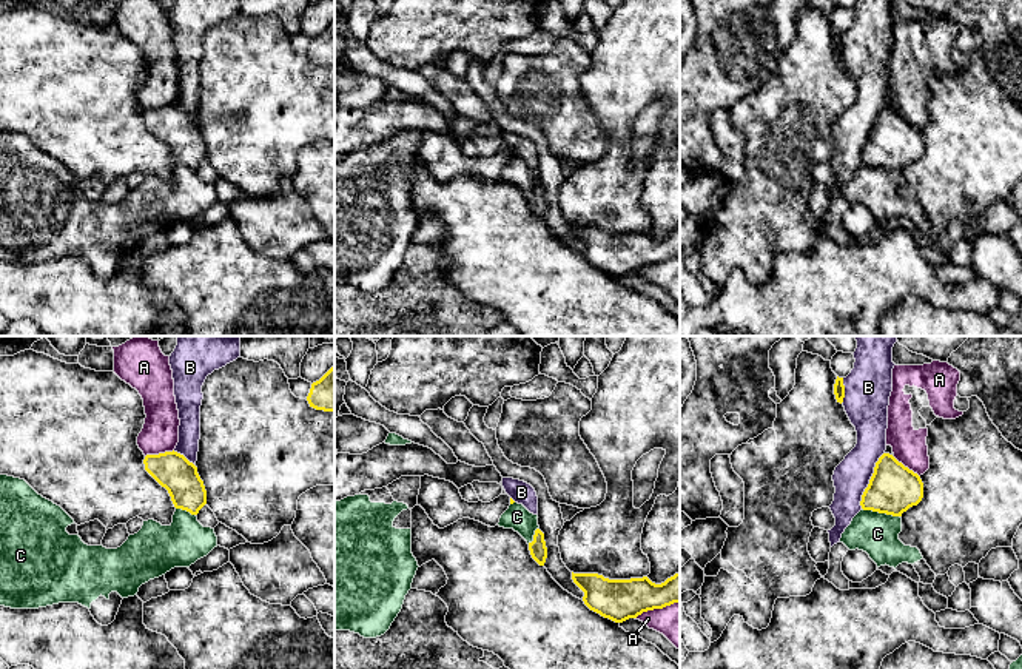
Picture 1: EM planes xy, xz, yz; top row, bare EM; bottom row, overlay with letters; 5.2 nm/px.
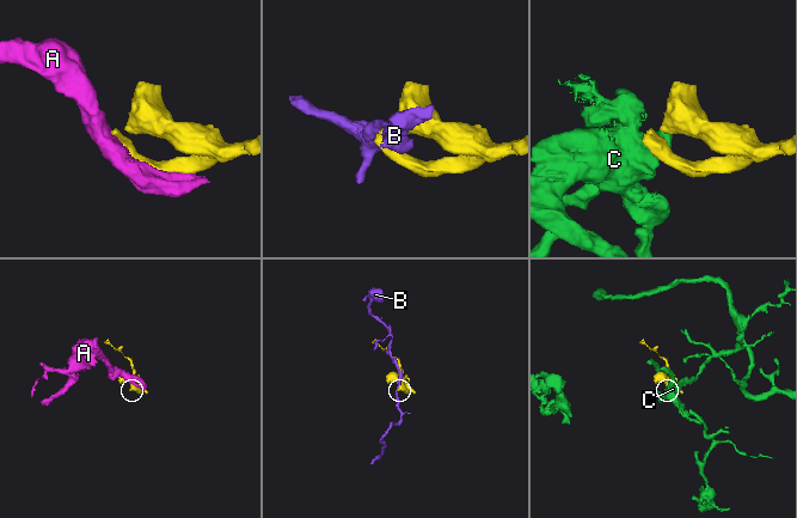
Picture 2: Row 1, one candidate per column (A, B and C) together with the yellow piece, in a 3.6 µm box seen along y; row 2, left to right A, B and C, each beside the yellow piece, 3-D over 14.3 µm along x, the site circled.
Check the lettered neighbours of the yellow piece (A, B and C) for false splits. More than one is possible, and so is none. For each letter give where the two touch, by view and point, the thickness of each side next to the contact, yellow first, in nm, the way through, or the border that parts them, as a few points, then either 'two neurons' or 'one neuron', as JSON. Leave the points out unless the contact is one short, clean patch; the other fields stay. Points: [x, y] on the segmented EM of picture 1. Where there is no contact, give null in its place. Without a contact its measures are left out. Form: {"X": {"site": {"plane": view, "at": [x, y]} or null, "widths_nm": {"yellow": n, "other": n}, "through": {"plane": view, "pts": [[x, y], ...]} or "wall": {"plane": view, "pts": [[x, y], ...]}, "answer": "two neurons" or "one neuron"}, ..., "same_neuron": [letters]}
{"A": {"site": {"plane": "xy", "at": [159, 453]}, "widths_nm": {"yellow": 190, "other": 190}, "answer": "two neurons"}, "B": {"site": {"plane": "yz", "at": [870, 480]}, "widths_nm": {"yellow": 260, "other": 190}, "answer": "two neurons"}, "C": {"site": {"plane": "yz", "at": [880, 512]}, "widths_nm": {"yellow": 260, "other": 220}, "wall": {"plane": "yz", "pts": [[862, 507], [899, 517]]}, "answer": "two neurons"}, "same_neuron": []}

